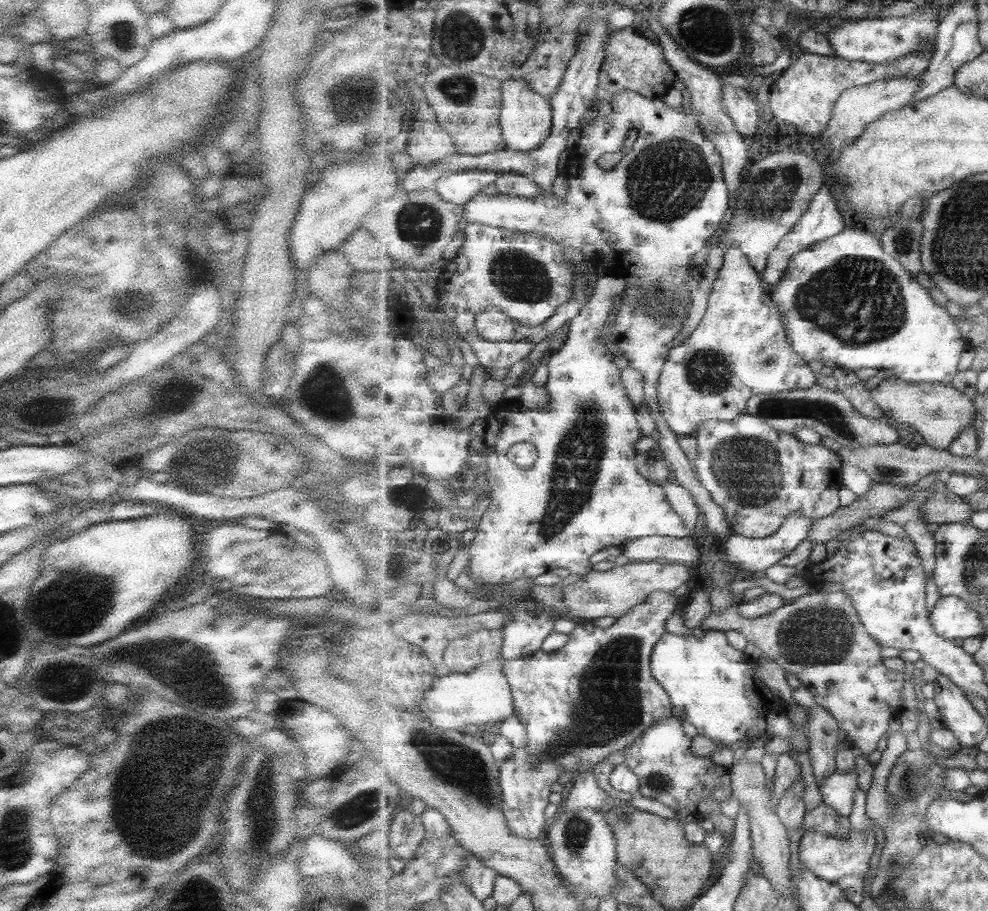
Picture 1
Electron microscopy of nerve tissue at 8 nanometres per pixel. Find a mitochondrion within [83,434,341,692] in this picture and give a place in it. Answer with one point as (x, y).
(205, 469)

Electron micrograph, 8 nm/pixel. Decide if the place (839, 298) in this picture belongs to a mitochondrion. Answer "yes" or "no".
yes

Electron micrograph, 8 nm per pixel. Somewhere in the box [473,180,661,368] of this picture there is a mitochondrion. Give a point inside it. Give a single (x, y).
(517, 276)

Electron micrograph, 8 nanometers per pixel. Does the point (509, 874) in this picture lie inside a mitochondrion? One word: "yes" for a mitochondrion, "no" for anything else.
no

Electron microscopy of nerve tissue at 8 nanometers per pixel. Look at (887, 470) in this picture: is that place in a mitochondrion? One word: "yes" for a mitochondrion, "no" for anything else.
yes

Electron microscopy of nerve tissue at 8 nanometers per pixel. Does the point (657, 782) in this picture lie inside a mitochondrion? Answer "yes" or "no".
yes

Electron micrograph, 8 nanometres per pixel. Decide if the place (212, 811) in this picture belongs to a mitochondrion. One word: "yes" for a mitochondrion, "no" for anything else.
no

